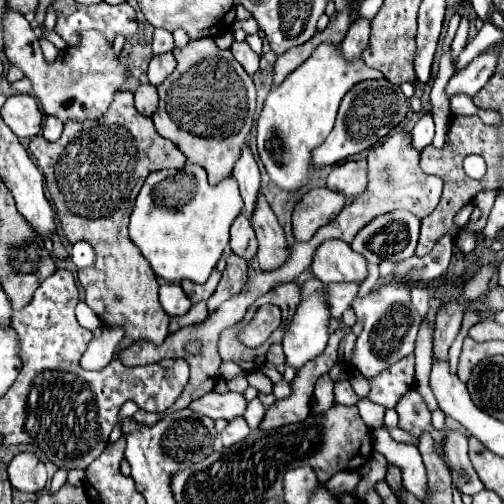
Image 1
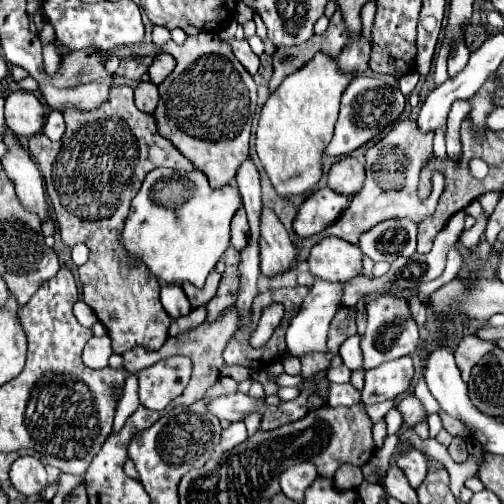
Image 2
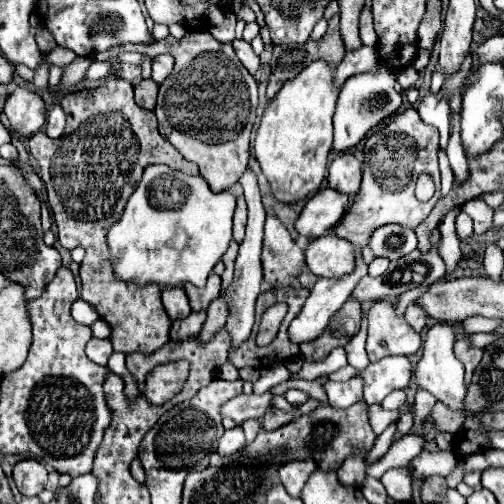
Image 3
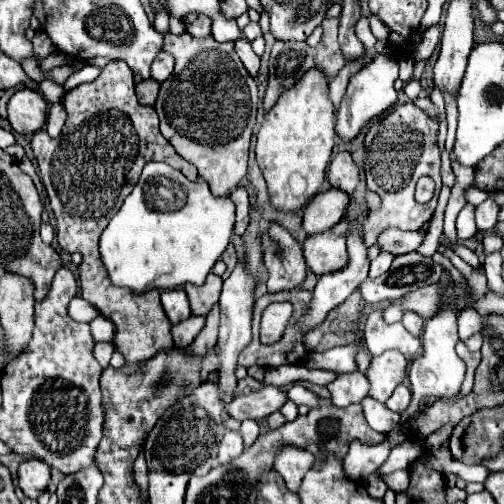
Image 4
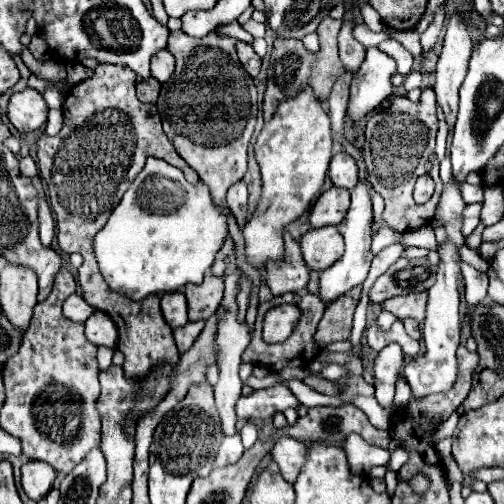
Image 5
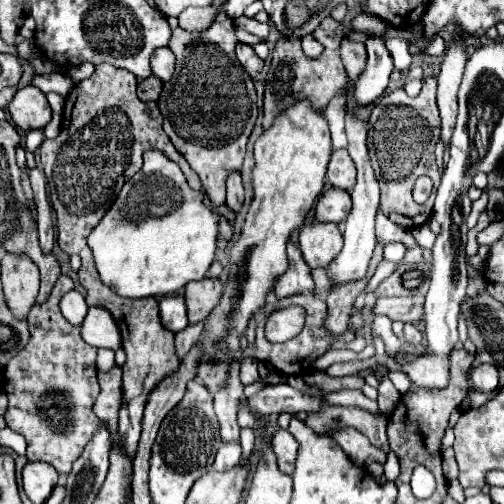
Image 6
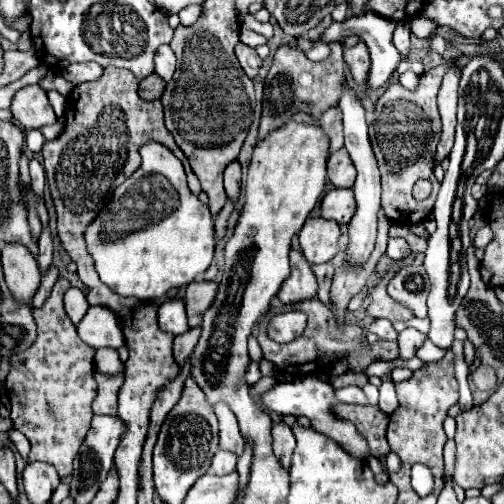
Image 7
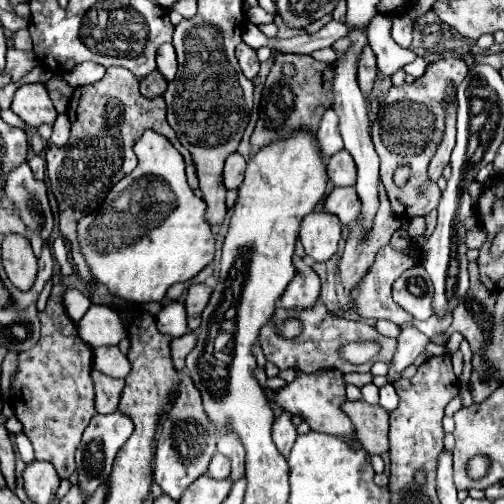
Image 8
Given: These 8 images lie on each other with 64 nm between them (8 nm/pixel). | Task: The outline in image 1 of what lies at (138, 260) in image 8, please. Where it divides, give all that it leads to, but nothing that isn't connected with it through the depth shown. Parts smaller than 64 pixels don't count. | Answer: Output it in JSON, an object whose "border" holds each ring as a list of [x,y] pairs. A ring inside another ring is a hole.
{"border":[[[192,162],[178,170],[158,170],[146,178],[136,198],[128,226],[130,240],[150,262],[154,274],[166,282],[188,278],[204,284],[228,244],[230,224],[242,206],[244,202],[232,176],[210,186],[204,168]]]}

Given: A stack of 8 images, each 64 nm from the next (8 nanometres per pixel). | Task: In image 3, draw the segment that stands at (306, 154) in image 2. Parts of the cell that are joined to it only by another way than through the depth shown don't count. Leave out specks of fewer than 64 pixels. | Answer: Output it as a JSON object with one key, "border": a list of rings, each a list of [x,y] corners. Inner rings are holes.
{"border":[[[314,60],[298,76],[286,80],[280,92],[266,104],[254,152],[278,202],[298,202],[318,192],[332,148],[332,118],[338,92],[334,86],[334,68],[326,60]]]}

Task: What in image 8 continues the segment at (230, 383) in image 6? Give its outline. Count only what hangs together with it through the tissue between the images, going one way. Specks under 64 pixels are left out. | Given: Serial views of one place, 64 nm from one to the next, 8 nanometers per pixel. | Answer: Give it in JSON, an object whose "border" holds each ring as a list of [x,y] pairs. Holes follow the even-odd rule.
{"border":[[[224,430],[218,436],[218,452],[226,454],[232,462],[232,480],[238,480],[244,474],[244,446],[232,430]]]}

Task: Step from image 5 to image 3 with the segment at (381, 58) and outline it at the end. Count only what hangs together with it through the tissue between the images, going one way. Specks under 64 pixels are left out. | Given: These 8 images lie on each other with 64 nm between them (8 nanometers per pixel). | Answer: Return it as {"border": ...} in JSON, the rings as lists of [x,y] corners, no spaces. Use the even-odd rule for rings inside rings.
{"border":[[[376,68],[372,72],[356,74],[352,76],[346,86],[342,86],[336,114],[334,114],[334,144],[332,152],[346,152],[348,148],[356,146],[362,138],[370,134],[374,126],[384,122],[386,118],[394,116],[402,106],[402,94],[394,90],[396,74],[384,72],[382,68]]]}

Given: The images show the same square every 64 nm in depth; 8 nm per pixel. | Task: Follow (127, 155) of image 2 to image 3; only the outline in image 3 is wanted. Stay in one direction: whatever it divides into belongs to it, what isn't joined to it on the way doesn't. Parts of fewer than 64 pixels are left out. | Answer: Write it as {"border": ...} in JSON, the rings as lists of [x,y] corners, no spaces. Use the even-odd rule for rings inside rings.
{"border":[[[116,72],[106,76],[96,90],[80,92],[72,96],[64,96],[60,100],[62,110],[66,112],[66,130],[58,140],[48,138],[44,132],[36,132],[28,140],[28,150],[34,156],[34,160],[40,166],[40,178],[46,184],[48,190],[48,202],[56,218],[58,226],[58,240],[64,248],[86,248],[86,258],[80,264],[80,278],[82,278],[82,300],[96,308],[100,318],[110,324],[112,334],[110,342],[114,346],[114,352],[130,354],[130,352],[156,352],[168,342],[168,328],[170,318],[162,306],[160,300],[160,286],[158,284],[134,284],[120,280],[110,264],[110,250],[106,244],[106,234],[114,222],[120,220],[122,210],[132,196],[132,192],[138,188],[142,180],[142,172],[150,164],[166,164],[174,170],[180,170],[184,174],[198,174],[198,166],[188,162],[166,138],[160,136],[156,116],[150,110],[142,110],[134,102],[134,88],[130,82],[116,78]]]}

